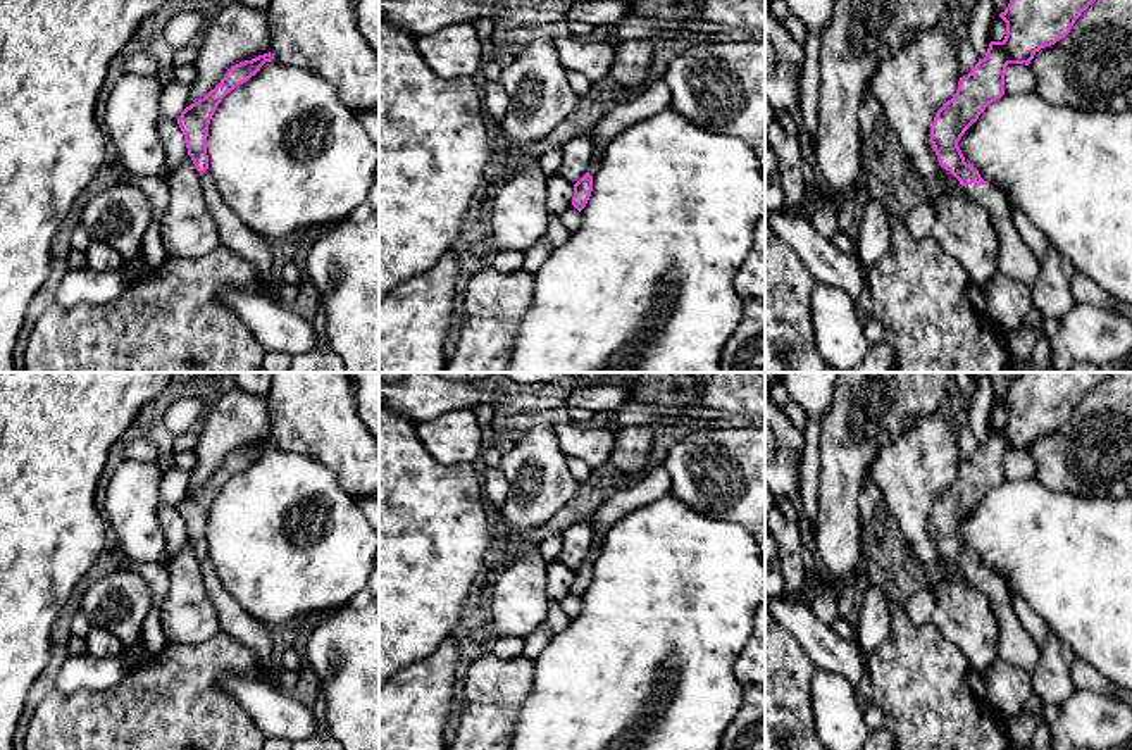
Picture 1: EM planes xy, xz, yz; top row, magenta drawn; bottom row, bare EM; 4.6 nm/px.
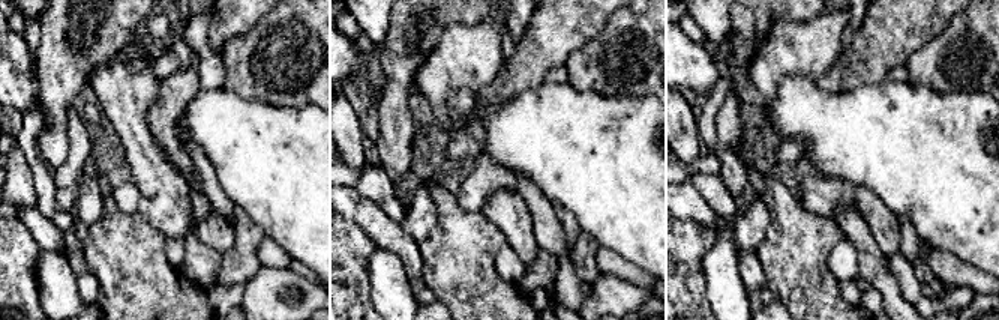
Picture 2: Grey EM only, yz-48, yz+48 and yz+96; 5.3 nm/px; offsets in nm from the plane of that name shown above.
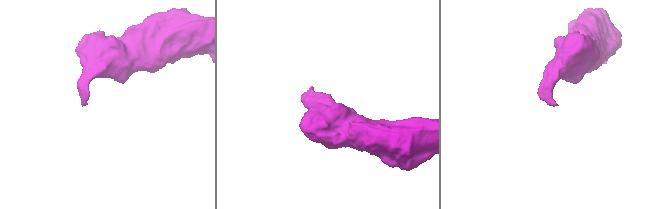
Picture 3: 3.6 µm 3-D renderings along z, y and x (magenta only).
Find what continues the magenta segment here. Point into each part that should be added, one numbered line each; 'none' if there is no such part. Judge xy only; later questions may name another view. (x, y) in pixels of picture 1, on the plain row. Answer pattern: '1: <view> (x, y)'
1: xy (238, 623)

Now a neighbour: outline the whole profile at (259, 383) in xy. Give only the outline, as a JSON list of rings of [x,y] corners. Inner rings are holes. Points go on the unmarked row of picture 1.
[[[234,372],[234,384],[267,398],[272,376],[274,372]]]

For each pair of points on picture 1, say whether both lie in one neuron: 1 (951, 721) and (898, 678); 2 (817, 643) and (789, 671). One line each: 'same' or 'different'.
1: same
2: different

